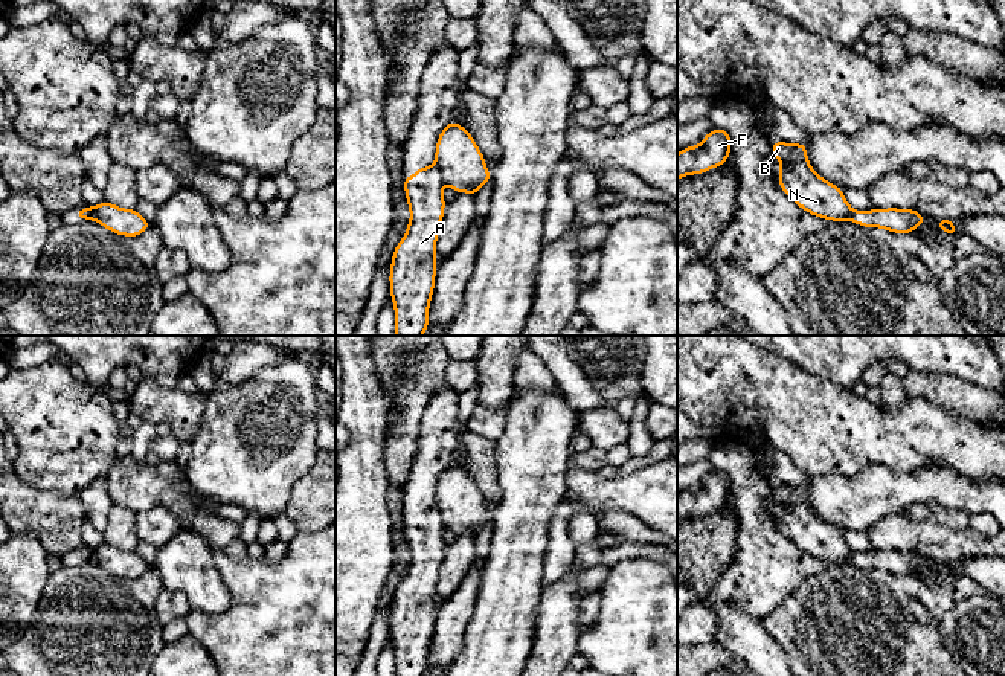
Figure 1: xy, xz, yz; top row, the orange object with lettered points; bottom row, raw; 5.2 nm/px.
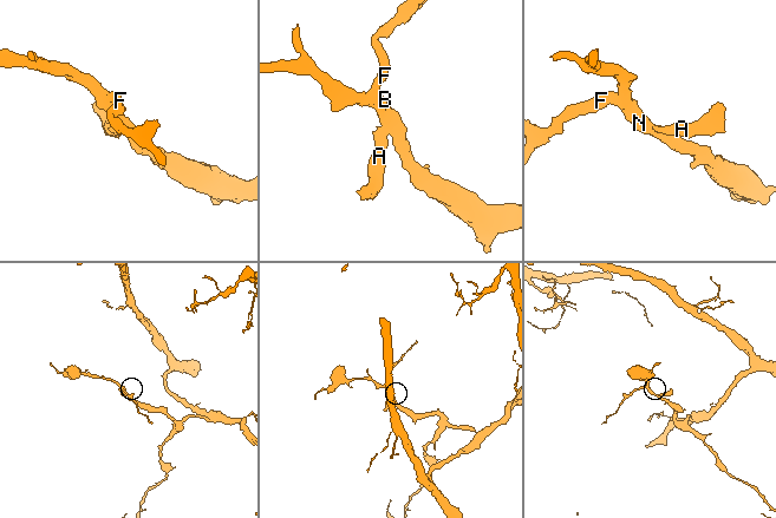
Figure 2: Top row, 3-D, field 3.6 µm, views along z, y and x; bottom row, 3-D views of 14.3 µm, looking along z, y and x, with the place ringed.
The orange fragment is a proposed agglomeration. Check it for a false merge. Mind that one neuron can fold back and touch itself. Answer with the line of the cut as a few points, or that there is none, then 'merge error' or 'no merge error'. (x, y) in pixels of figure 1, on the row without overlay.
cut in xz along (433, 507), (444, 524); merge error

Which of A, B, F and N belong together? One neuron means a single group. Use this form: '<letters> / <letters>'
A / B F N

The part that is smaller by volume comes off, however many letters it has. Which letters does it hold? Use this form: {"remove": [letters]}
{"remove": ["A"]}

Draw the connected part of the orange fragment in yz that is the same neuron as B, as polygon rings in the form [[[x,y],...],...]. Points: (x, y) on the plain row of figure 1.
[[[772,484],[781,504],[779,530],[804,552],[833,563],[849,563],[852,549],[842,531],[822,520],[808,505],[804,485]]]

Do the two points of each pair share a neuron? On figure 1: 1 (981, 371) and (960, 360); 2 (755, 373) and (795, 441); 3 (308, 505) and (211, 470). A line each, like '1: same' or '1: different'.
1: same
2: same
3: different

